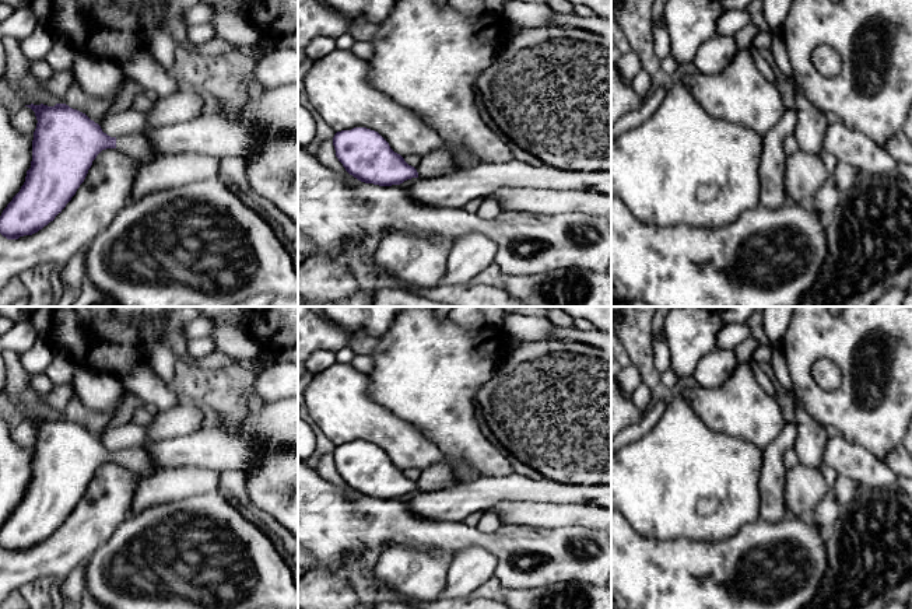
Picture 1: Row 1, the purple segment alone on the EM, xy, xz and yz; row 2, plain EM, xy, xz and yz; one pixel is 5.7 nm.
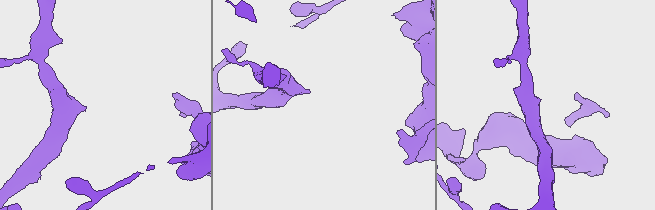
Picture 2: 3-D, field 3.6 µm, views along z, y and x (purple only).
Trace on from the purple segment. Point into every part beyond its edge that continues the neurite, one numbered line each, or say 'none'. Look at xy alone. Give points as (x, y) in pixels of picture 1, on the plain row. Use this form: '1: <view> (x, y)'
1: xy (136, 459)

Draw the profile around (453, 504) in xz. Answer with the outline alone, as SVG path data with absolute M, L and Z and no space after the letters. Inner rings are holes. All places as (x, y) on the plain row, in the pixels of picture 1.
M519 473L505 477L478 477L474 482L459 482L452 487L418 491L408 503L408 510L421 518L442 522L464 522L474 512L488 511L494 504L502 501L525 501L525 503L561 503L561 501L589 501L596 505L611 508L611 483L578 484L558 483L550 479L530 479Z

